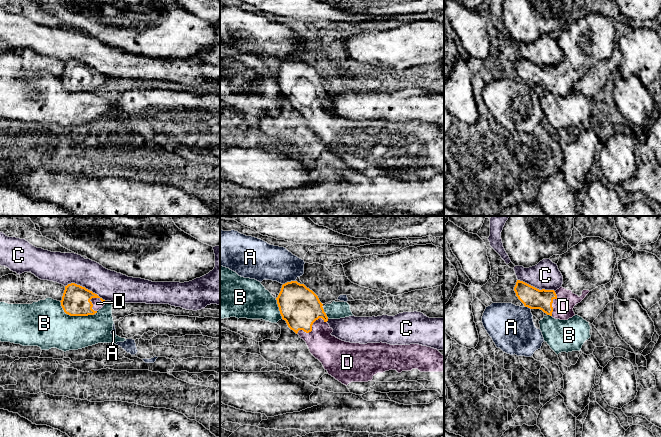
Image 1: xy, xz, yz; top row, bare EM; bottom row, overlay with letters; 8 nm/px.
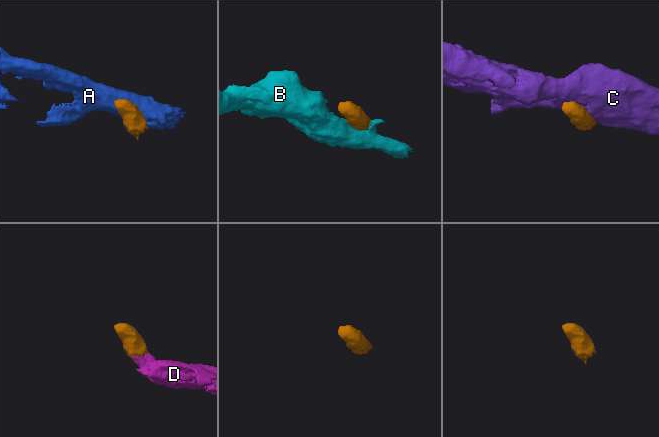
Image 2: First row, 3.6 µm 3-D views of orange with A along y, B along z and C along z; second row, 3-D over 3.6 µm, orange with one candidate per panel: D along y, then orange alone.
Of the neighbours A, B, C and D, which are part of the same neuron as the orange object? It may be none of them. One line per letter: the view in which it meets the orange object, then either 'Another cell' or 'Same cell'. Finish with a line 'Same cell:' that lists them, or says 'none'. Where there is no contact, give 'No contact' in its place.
A: Touches orange in xz. Another cell
B: Touches orange in xy. Another cell
C: Touches orange in xy. Another cell
D: Touches orange in xz. Same cell
Same cell: D

